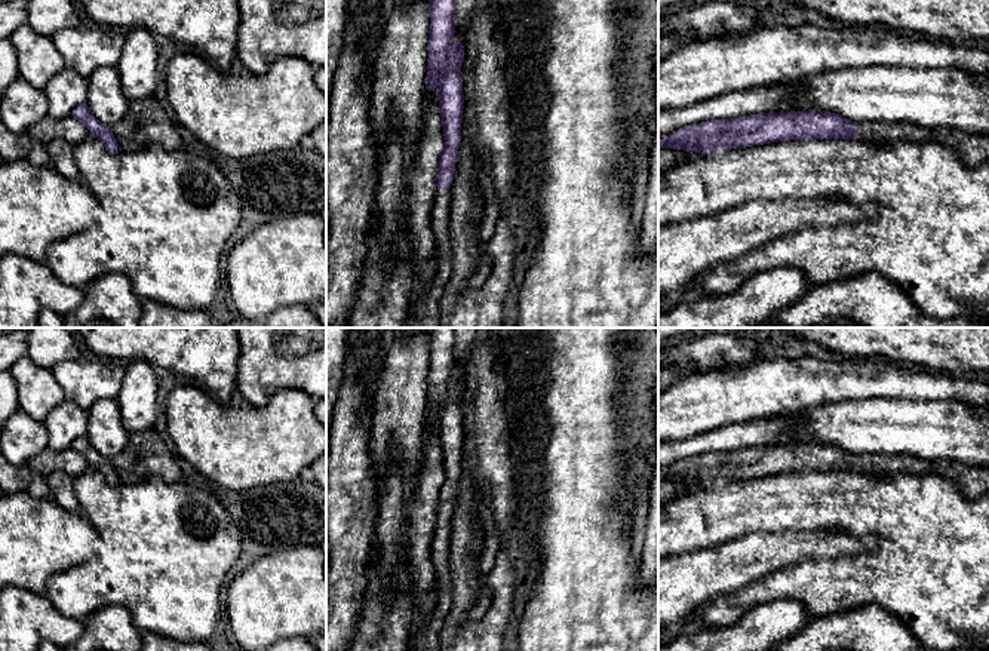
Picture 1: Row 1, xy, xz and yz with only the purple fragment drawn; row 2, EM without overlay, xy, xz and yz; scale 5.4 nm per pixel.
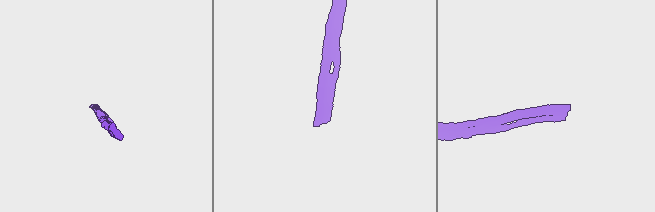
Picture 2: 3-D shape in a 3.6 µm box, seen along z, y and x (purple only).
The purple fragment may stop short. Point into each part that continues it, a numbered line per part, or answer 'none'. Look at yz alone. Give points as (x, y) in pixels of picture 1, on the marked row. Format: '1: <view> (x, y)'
1: yz (973, 149)

